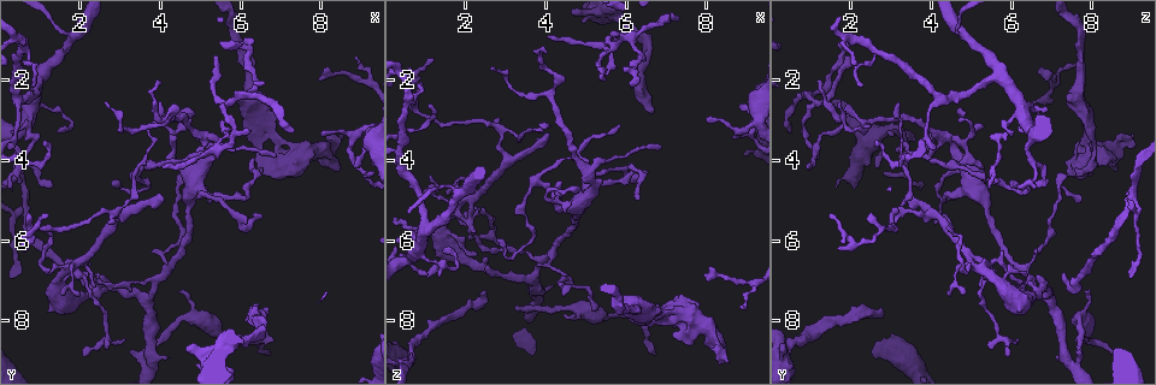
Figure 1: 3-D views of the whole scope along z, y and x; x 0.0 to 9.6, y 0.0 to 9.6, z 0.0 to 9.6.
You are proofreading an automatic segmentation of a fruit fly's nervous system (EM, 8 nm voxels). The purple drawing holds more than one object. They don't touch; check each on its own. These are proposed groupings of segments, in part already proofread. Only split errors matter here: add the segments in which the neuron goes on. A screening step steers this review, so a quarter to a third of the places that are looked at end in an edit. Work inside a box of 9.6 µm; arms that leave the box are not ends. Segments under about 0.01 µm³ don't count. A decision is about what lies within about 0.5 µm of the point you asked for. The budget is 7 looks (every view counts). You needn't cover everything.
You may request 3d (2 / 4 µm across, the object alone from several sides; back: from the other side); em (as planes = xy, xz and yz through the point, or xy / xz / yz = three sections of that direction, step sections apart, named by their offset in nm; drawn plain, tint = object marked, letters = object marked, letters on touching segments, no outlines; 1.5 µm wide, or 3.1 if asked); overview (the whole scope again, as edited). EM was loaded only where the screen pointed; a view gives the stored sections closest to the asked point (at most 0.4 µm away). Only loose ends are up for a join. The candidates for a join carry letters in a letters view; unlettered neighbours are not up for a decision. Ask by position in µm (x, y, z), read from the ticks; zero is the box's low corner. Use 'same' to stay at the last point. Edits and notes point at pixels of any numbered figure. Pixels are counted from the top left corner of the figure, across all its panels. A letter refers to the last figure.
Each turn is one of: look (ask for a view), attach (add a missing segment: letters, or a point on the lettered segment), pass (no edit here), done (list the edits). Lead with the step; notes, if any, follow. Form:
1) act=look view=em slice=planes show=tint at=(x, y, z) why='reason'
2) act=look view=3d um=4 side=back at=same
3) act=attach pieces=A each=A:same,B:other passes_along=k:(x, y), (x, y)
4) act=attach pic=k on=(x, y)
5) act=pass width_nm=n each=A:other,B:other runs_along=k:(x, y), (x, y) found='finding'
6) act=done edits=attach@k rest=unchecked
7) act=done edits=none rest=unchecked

act=look view=em slice=planes show=letters at=(8.45, 4.15, 8.60) why='stops while still wide'

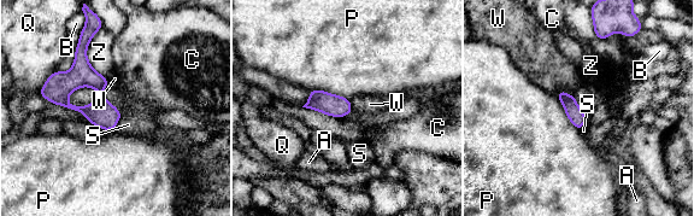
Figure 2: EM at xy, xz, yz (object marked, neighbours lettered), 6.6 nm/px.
act=pass each=A:other,B:other,C:other,P:other,Q:other,S:other,W:other,Z:other found='none of them fits'

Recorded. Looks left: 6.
act=look view=3d um=4 at=(5.50, 3.10, 1.90) why='tapers out'

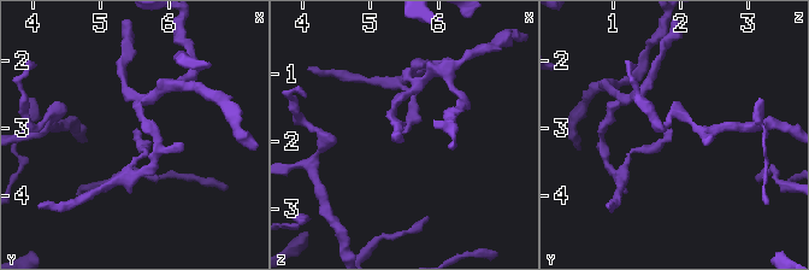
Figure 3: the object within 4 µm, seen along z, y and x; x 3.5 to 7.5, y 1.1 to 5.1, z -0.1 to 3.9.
act=look view=em slice=planes show=letters at=(5.45, 3.05, 1.90) why='shape alone is not enough'

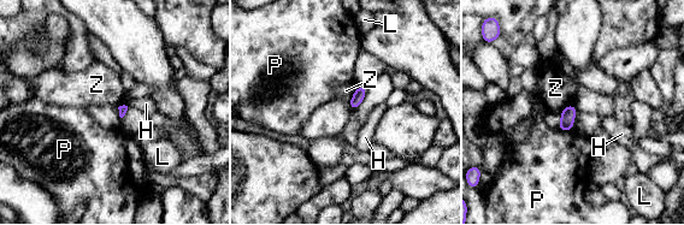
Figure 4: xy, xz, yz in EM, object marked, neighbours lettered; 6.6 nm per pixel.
act=pass each=H:other,L:other,P:other,Z:other border=4:(573, 104), (570, 104), (559, 112) found='none of them fits'

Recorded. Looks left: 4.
act=look view=em slice=planes show=letters at=(6.05, 0.95, 2.15) why='free end'

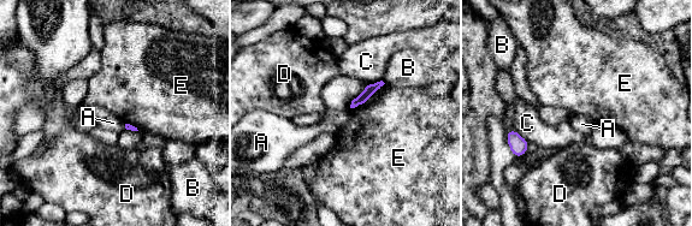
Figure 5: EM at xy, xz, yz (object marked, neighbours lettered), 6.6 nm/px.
act=pass each=A:other,B:other,C:other,D:other,E:other border=5:(384, 83), (366, 102), (350, 108) found='no lettered segment goes on from it'

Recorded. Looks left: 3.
act=done edits=none rest=unchecked

